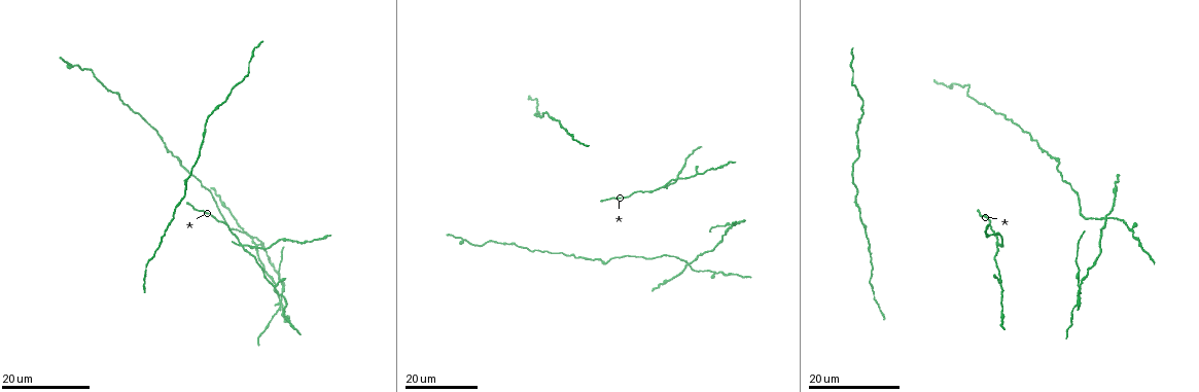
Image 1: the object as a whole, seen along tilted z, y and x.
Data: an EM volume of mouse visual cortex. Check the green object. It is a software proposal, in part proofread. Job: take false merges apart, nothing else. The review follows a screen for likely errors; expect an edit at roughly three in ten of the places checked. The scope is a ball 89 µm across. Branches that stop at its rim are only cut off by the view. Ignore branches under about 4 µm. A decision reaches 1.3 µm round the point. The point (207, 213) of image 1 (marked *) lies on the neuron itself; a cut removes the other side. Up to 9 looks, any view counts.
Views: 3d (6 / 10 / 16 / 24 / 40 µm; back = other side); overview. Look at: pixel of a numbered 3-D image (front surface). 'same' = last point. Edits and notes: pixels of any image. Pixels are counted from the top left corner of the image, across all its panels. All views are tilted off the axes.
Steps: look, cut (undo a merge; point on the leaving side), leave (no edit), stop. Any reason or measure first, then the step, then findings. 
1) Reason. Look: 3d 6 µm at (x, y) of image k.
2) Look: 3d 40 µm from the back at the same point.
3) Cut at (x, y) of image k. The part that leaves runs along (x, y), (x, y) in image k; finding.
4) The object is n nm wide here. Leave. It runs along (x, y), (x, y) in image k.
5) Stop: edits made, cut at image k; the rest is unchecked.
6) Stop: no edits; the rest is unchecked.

Four or more arms meet. Look: 3d 16 µm at (659, 187) of image 1.

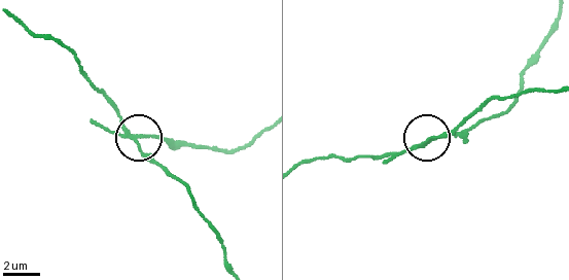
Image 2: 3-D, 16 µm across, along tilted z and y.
Look: 3d 6 µm at (136, 135) of image 2.

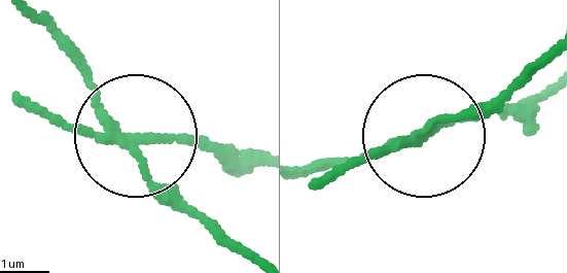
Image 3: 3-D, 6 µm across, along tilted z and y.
4 arms meet here. Cut at (54, 115) of image 3. The part that leaves runs along (127, 138), (258, 156) in image 3; two neurons meet here.

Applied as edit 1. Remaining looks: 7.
Look: overview.

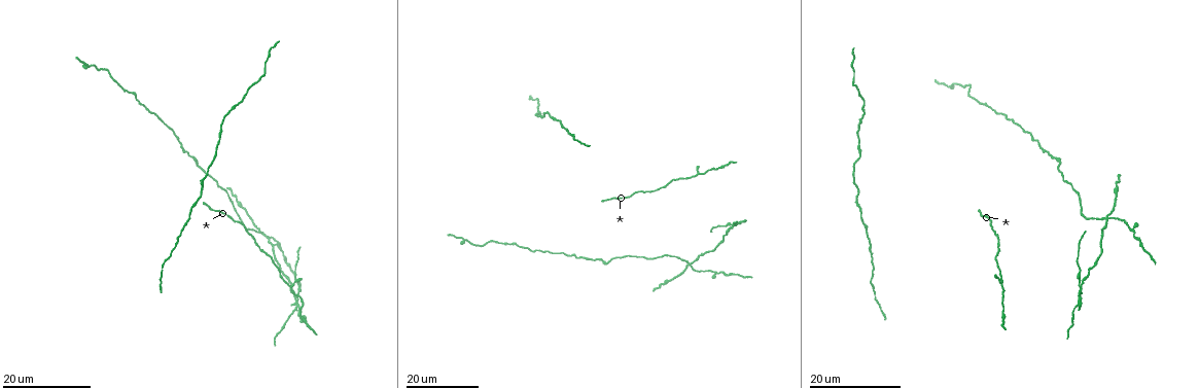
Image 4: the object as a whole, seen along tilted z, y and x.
Four-way junction. Look: 3d 16 µm at (690, 262) of image 4.

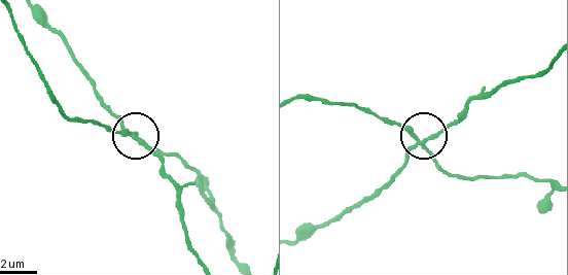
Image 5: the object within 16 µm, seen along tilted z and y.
Look: 3d 10 µm at (420, 141) of image 5.

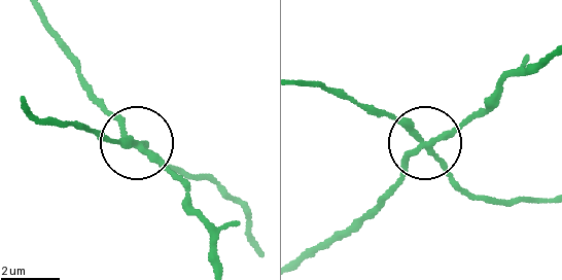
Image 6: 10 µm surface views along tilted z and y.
Cut at (113, 115) of image 6. The part that leaves runs along (140, 147), (210, 230), (213, 266) in image 6; two neurons meet here.

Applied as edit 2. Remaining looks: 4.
Look: overview.

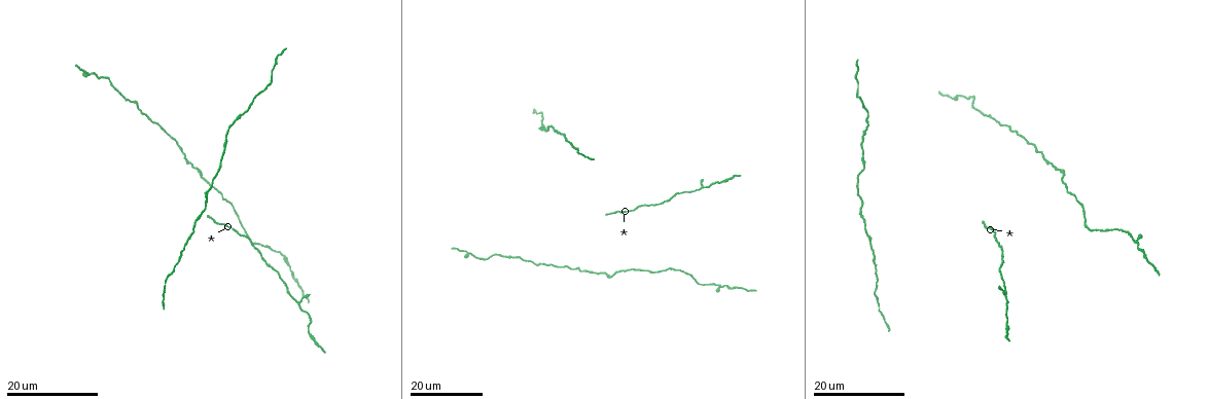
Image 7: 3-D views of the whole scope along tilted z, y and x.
Two arms in line, one across. Look: 3d 24 µm at (90, 73) of image 7.

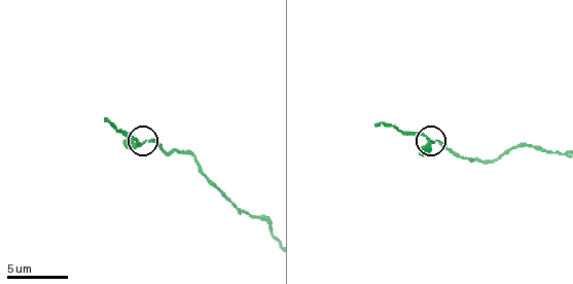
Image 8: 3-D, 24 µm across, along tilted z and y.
Look: 3d 10 µm at (146, 139) of image 8.

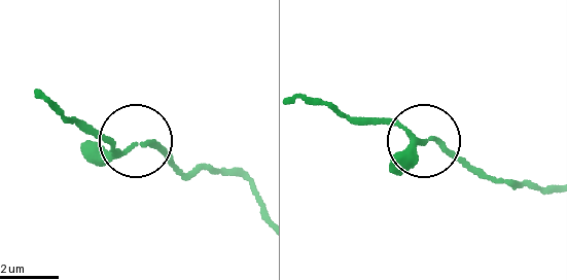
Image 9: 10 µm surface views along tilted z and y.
3 arms meet here. Leave. It runs along (260, 199), (237, 177), (179, 172), (150, 144), (87, 135) in image 9; one neuron here.

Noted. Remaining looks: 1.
Stop: edits made, cut at image 3, cut at image 6; the rest is unchecked.

